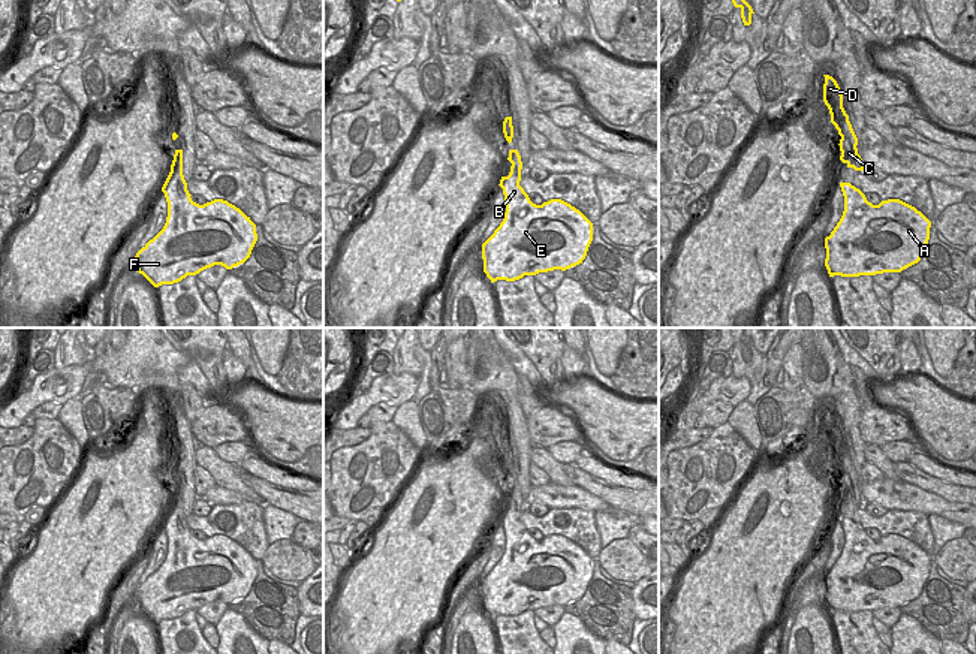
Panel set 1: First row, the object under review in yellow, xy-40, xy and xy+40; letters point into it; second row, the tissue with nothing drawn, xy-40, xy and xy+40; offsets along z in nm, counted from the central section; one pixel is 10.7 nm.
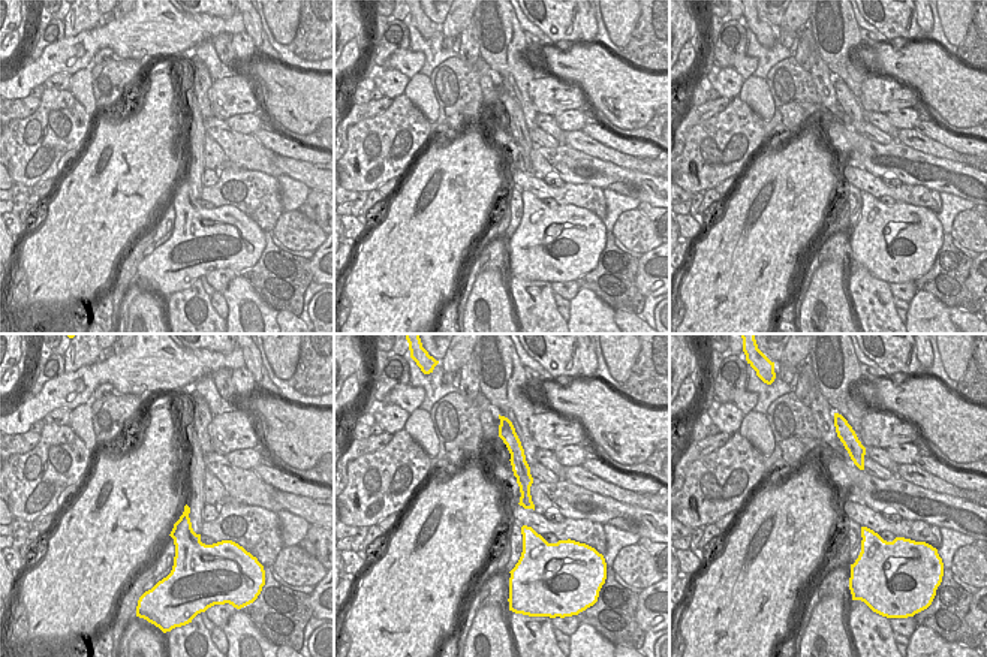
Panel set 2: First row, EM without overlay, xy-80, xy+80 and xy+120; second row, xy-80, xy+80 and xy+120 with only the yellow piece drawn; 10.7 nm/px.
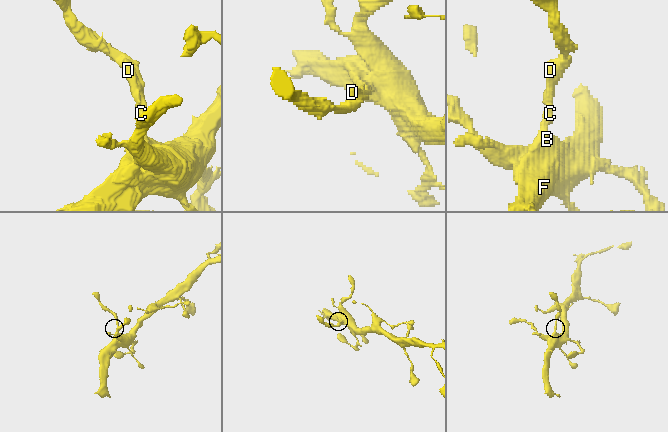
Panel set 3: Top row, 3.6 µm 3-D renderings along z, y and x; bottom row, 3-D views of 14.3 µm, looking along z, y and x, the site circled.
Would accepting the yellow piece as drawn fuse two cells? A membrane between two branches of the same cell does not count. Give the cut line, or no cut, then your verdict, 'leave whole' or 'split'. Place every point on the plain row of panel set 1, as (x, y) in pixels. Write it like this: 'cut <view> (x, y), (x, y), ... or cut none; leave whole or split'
cut xy (514, 496), (520, 506); split

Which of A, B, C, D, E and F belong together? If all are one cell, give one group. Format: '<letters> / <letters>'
A B E F / C D

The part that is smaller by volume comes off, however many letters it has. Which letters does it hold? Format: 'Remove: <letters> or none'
Remove: C, D

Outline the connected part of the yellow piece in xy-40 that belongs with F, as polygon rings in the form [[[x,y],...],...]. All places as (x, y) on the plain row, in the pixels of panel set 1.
[[[172,495],[171,507],[162,522],[168,537],[163,564],[135,591],[135,602],[154,623],[174,620],[214,600],[232,605],[244,599],[257,576],[256,560],[240,543],[223,534],[204,540],[192,536],[181,497]]]

